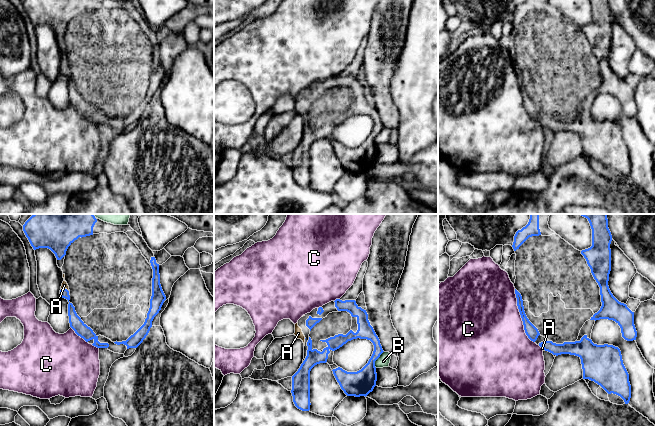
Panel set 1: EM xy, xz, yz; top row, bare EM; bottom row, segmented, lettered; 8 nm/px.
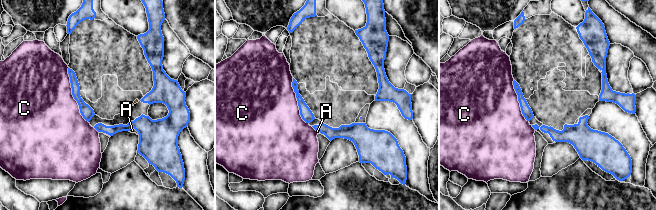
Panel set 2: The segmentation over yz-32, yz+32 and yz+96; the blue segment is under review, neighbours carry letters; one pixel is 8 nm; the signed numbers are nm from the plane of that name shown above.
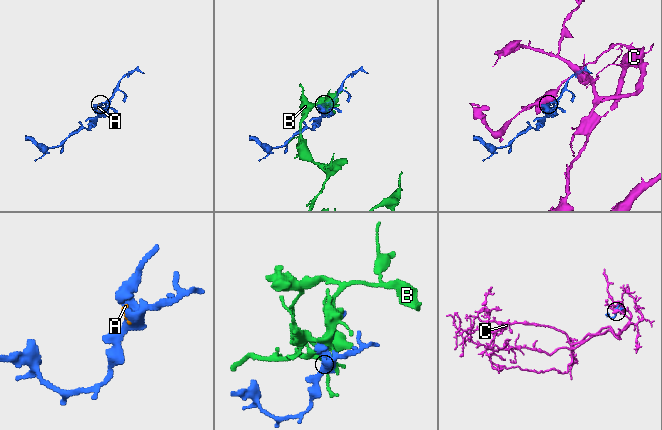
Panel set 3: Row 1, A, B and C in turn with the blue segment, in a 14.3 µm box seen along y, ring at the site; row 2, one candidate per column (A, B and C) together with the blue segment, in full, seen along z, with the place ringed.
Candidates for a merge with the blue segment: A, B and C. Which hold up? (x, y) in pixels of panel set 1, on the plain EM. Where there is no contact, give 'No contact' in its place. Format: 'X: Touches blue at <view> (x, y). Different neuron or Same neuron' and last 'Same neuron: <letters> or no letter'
A: Touches blue at xy (67, 66). Same neuron
B: Touches blue at xz (377, 134). Different neuron
C: Touches blue at yz (521, 92). Different neuron
Same neuron: A

